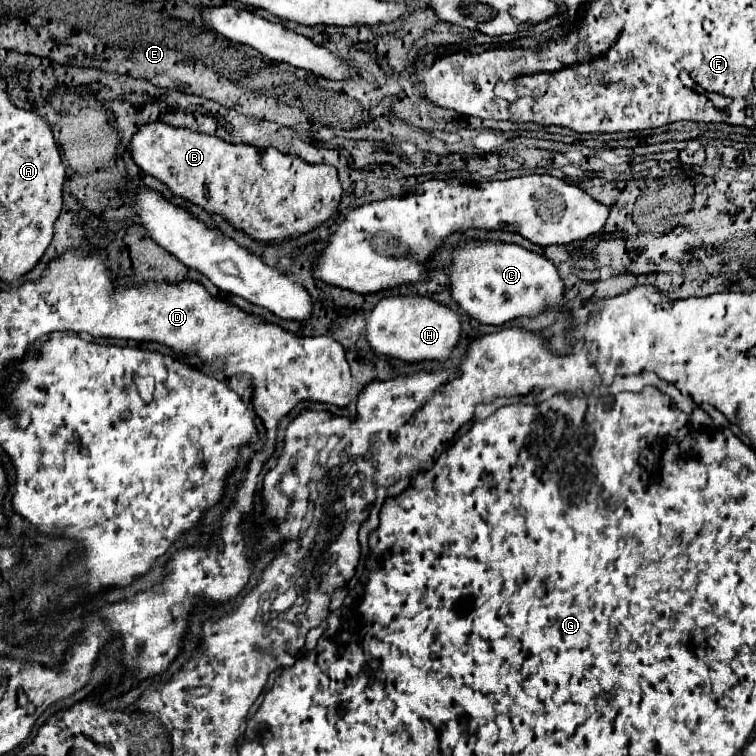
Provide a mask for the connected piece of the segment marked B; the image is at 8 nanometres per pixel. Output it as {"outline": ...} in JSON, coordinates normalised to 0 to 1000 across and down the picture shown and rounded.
{"outline":[[[220,163],[185,168],[175,181],[175,210],[190,229],[222,245],[230,258],[267,274],[272,282],[294,284],[310,303],[328,308],[344,321],[376,321],[384,313],[397,313],[423,300],[444,282],[452,261],[447,229],[439,218],[410,218],[402,210],[370,202],[362,194],[344,200],[333,192],[307,192],[296,184],[241,168],[225,168]]]}

